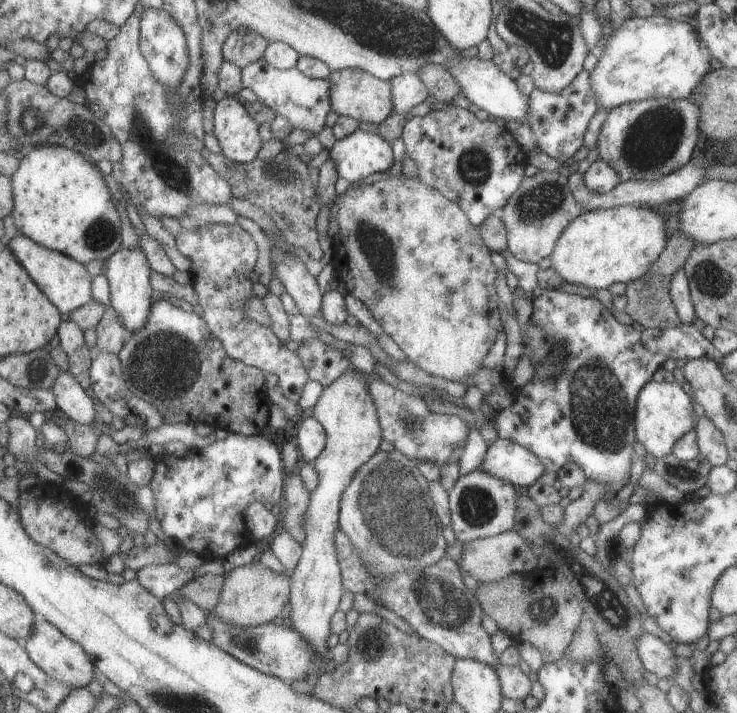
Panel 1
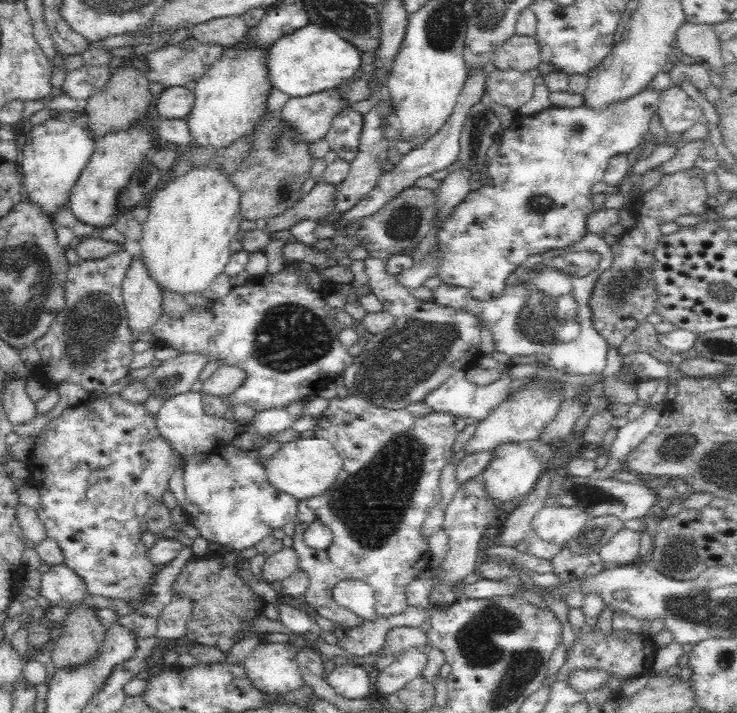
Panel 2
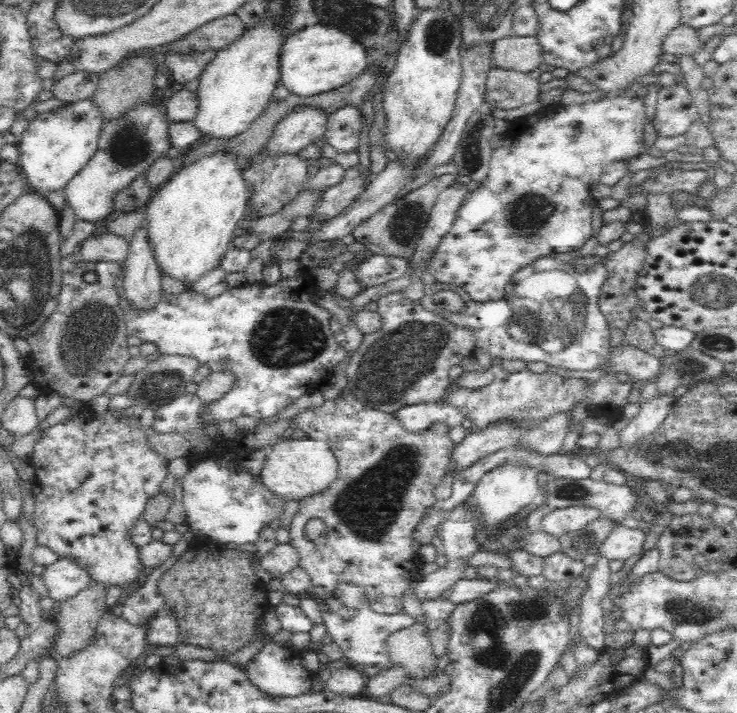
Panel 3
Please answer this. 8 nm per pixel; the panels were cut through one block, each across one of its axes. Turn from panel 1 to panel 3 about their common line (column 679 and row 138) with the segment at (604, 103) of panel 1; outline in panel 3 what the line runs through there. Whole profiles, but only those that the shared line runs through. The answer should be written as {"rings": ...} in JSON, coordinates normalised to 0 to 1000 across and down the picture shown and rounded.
{"rings":[[[117,139],[54,157],[46,168],[39,170],[38,180],[28,188],[24,205],[27,243],[43,271],[60,279],[65,279],[66,271],[87,271],[92,258],[133,210],[140,165],[123,139]]]}

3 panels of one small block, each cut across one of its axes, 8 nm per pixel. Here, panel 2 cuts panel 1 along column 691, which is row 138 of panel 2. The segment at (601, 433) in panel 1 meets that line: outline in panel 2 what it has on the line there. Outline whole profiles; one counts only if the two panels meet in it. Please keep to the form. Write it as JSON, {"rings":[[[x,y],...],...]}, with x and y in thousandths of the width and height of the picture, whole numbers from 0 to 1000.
{"rings":[[[475,150],[467,151],[452,168],[441,188],[450,212],[460,222],[478,227],[486,216],[487,194],[493,181],[493,161]]]}

